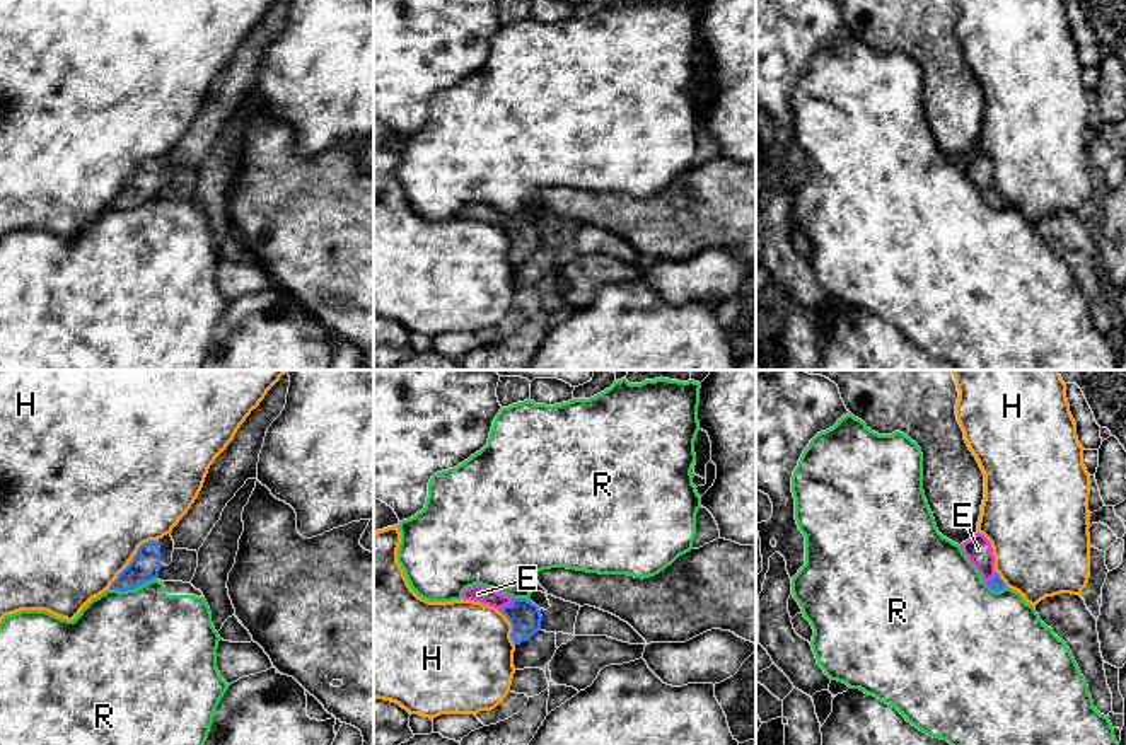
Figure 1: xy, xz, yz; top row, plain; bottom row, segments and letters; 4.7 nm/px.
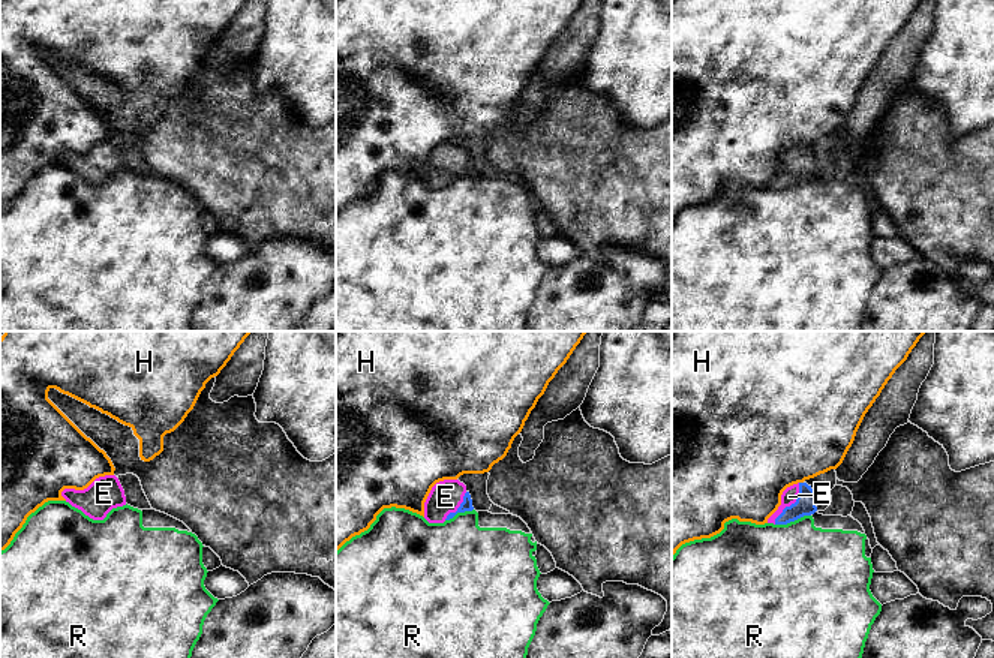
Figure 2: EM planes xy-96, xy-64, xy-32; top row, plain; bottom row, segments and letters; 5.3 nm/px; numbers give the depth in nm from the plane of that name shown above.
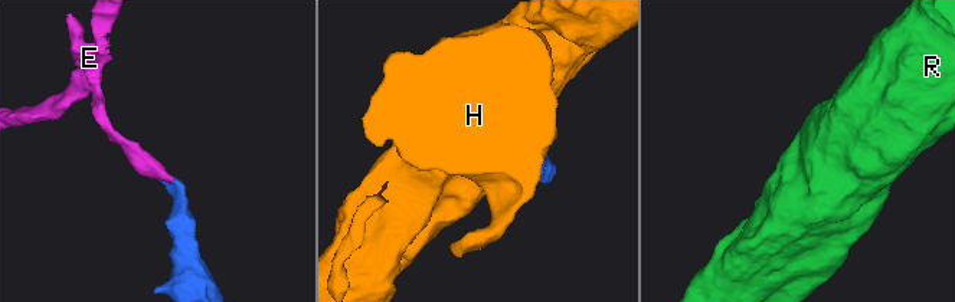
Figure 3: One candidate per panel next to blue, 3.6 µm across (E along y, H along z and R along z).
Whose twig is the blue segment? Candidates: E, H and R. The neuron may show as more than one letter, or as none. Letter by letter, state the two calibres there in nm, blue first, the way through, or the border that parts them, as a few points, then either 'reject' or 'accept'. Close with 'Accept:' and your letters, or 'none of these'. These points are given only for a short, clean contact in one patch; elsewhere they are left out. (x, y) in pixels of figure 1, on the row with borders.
E: calibres 150 and 80 nm; way xz (524, 616), (505, 606), (478, 594); accept
H: calibres 140 and 500 nm; reject
R: calibres 140 and 500 nm; border xy (156, 577), (133, 589), (110, 590); reject
Accept: E

